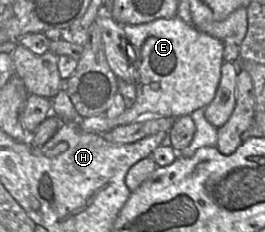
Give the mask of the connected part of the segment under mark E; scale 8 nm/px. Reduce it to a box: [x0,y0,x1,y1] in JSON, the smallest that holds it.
[79,16,224,133]

